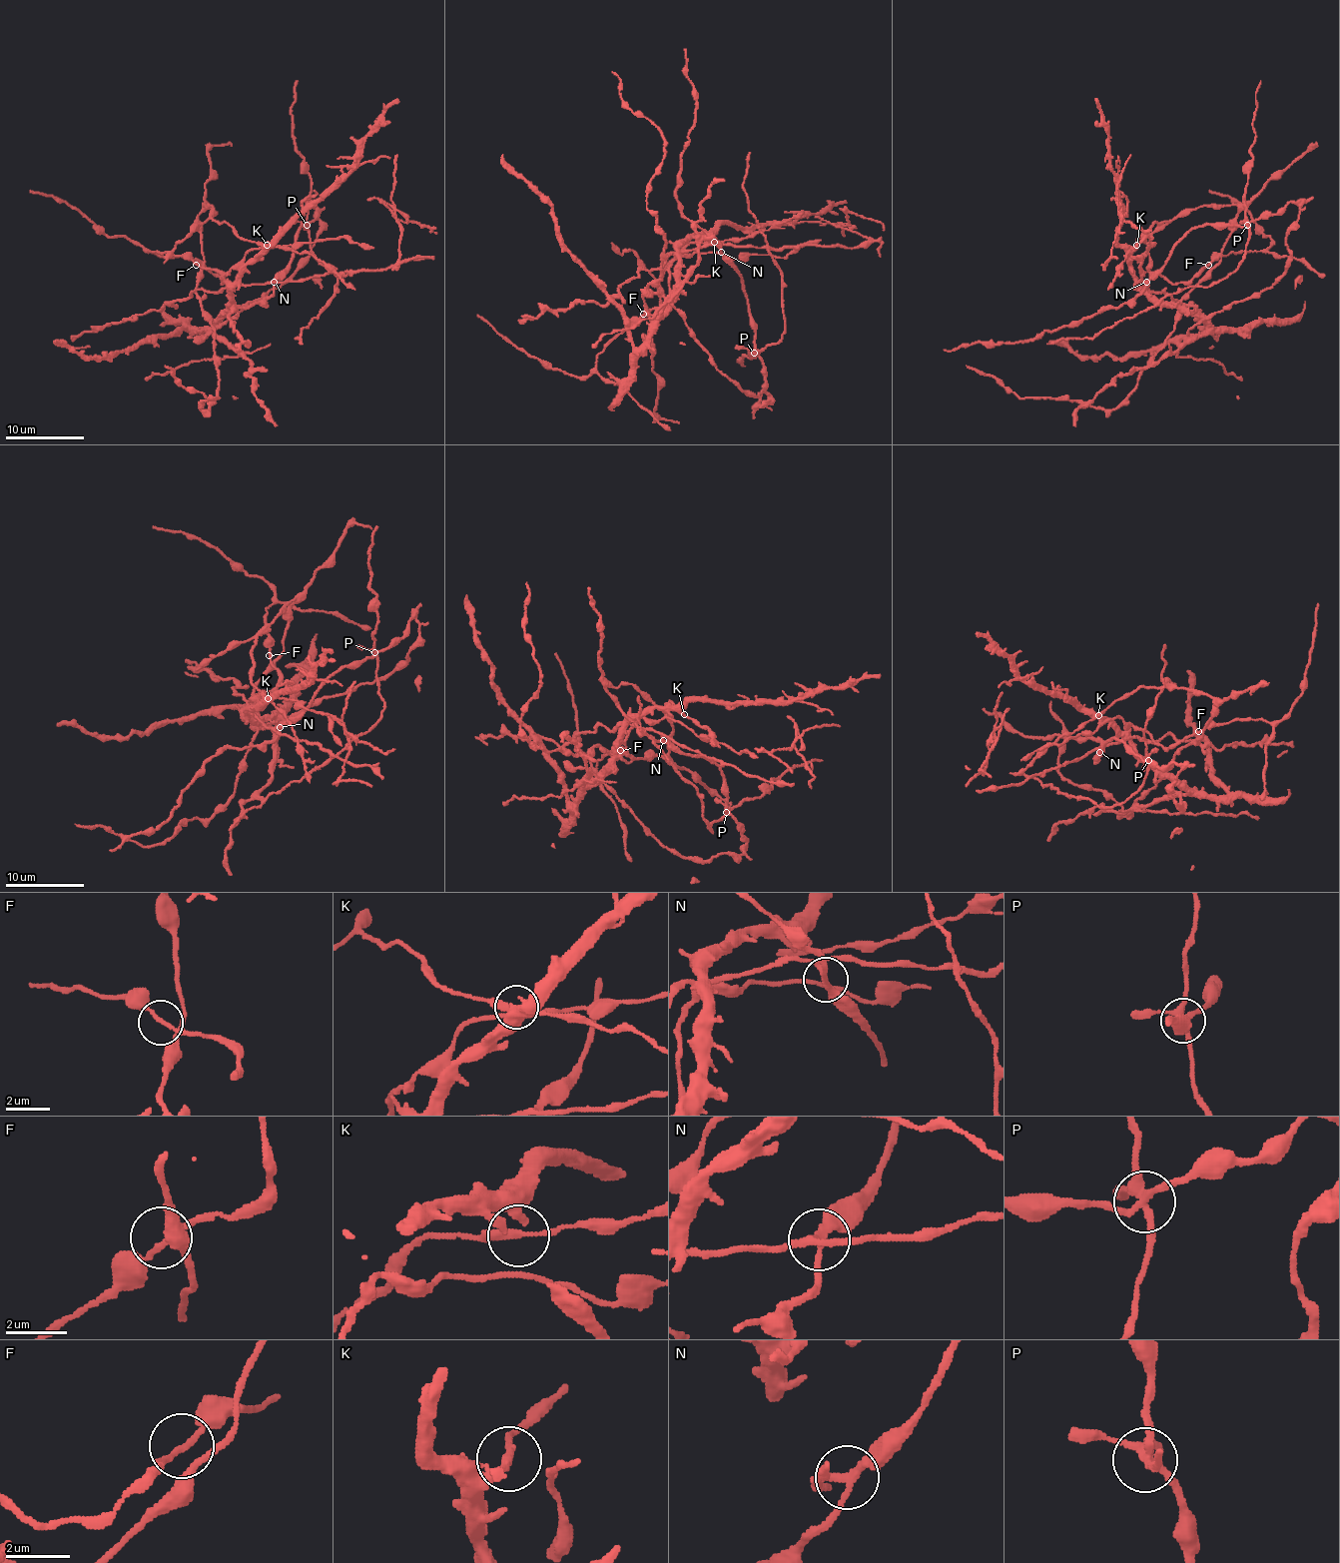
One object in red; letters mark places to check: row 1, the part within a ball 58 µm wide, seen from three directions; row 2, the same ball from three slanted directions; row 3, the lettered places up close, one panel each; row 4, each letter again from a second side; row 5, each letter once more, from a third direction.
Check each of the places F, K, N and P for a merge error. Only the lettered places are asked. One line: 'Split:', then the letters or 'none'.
Split: N, P

